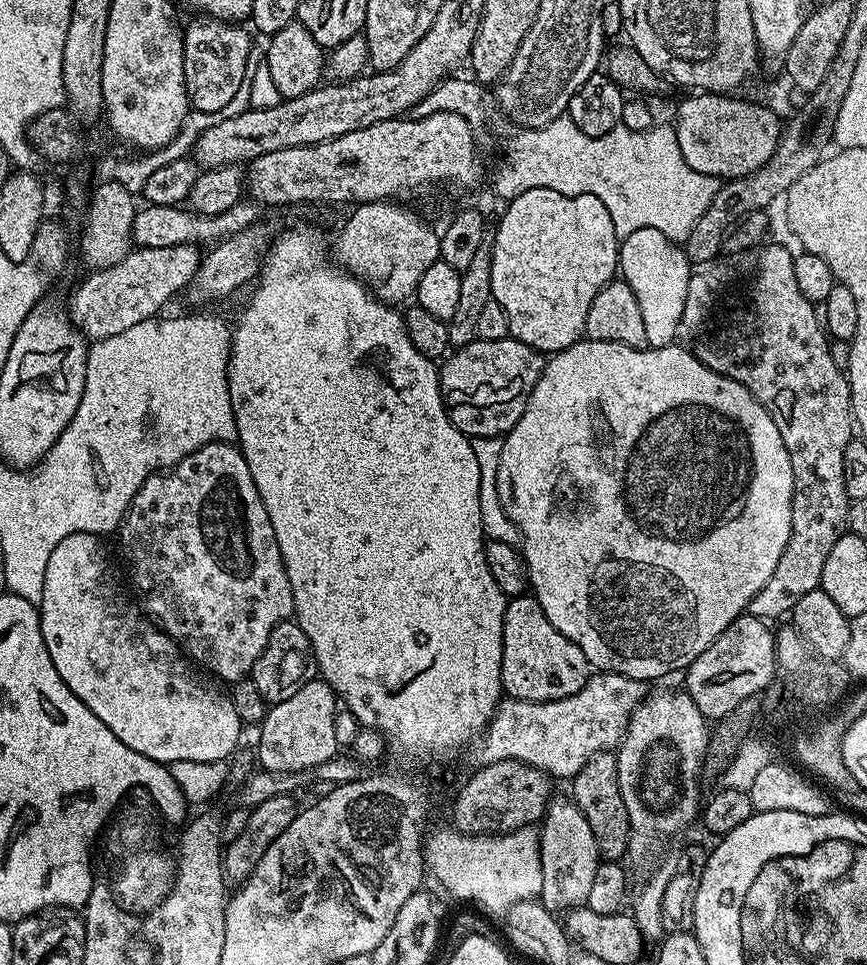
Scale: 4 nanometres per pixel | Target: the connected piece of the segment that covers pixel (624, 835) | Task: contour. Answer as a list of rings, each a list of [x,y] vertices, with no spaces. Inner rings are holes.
[[[605,750],[594,754],[576,776],[571,777],[572,793],[570,799],[582,810],[586,822],[590,822],[590,830],[594,834],[594,842],[598,842],[598,850],[604,860],[623,861],[628,854],[628,843],[632,837],[630,818],[626,814],[626,802],[622,802],[622,790],[618,786],[618,762],[615,751]]]

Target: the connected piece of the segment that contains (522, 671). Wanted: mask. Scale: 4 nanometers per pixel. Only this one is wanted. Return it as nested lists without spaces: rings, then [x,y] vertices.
[[[513,596],[505,603],[500,687],[511,699],[550,702],[570,698],[570,694],[582,690],[589,675],[586,654],[570,638],[554,630],[535,596]]]

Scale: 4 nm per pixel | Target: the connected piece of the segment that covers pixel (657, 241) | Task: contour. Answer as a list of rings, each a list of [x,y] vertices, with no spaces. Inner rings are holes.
[[[642,227],[621,239],[618,270],[638,298],[649,347],[669,347],[680,331],[692,262],[687,251],[654,227]]]

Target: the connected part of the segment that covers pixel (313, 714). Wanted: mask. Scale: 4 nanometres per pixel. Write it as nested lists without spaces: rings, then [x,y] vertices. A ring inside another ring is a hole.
[[[322,678],[306,682],[298,694],[286,698],[286,702],[278,702],[269,707],[264,721],[258,725],[260,745],[256,748],[256,756],[260,759],[259,767],[265,772],[307,772],[311,773],[322,762],[334,758],[338,754],[338,745],[334,738],[334,722],[338,711],[336,691]]]

